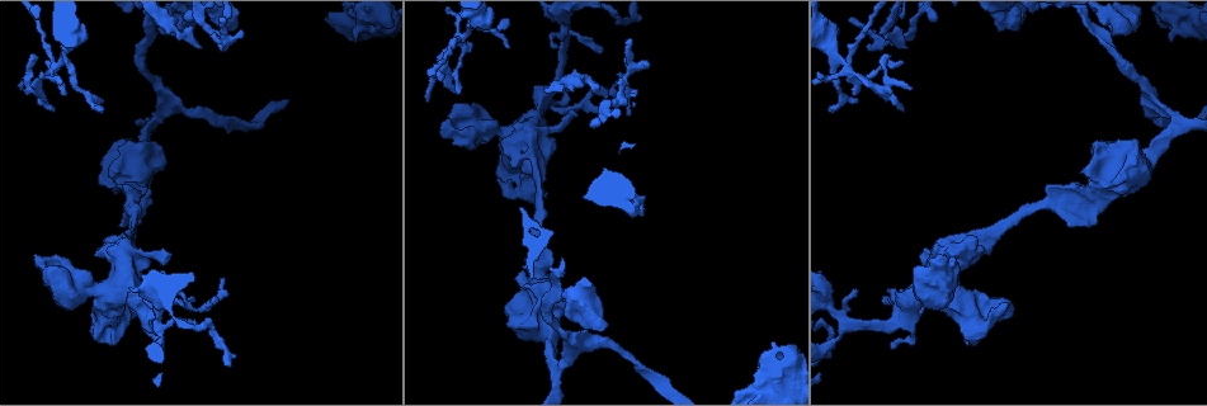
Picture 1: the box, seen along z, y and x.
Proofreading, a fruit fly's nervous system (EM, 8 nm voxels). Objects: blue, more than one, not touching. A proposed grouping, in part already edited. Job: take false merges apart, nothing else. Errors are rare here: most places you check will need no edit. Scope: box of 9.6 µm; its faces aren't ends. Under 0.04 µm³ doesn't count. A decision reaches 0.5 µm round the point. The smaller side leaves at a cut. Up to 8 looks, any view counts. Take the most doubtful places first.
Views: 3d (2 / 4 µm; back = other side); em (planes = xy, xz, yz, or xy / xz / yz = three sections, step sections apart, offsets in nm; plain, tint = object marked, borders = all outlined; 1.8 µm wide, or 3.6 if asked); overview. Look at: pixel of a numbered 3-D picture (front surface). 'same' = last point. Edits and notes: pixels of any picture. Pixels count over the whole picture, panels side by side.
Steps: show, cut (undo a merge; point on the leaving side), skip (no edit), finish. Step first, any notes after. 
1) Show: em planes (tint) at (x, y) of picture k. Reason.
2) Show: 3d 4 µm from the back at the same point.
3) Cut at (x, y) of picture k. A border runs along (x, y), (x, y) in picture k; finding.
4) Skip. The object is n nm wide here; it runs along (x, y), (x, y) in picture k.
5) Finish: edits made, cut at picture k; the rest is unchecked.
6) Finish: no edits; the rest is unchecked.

Show: 3d 2 µm at (843, 323) of picture 1.

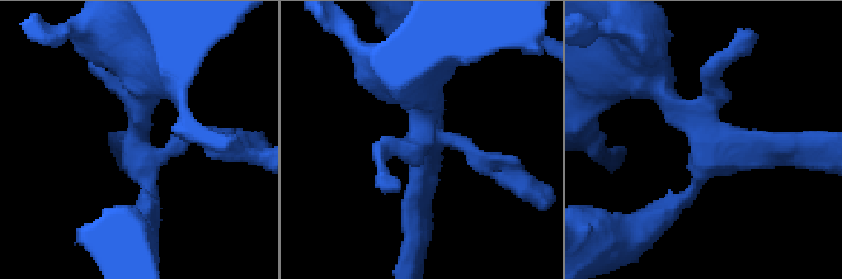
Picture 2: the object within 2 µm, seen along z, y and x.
Show: em planes (tint) at (134, 147) of picture 2. Need the tissue.

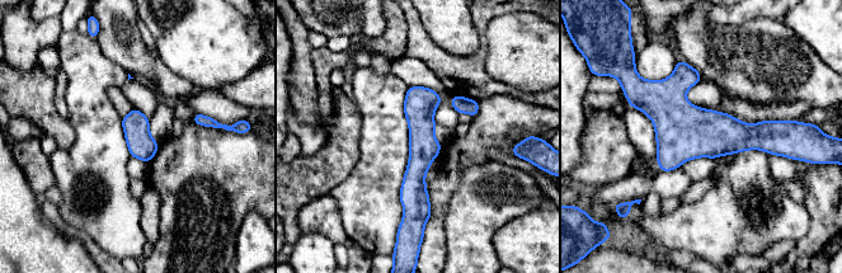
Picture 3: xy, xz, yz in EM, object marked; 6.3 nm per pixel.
Skip. The object is 170 nm wide here; continuous, no second neuron.

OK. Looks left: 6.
Show: em planes (tint) at (55, 67) of picture 1. Calibre changes.

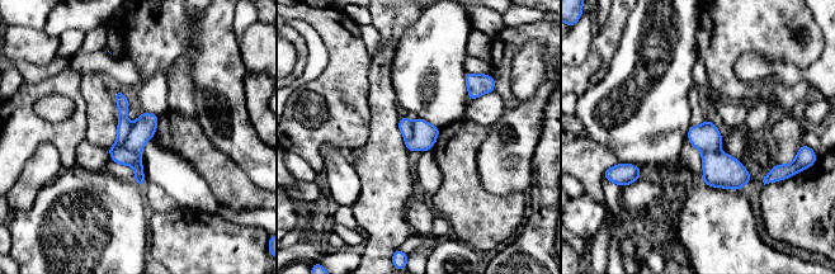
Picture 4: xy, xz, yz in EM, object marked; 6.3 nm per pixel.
Cut at (121, 155) of picture 4. The object is 180 nm wide here; the part that leaves runs along (118, 95), (121, 150), (141, 182) in picture 4; two neurons meet here.

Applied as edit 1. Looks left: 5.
Show: 3d 2 µm at (1010, 21) of picture 1. Calibre changes.

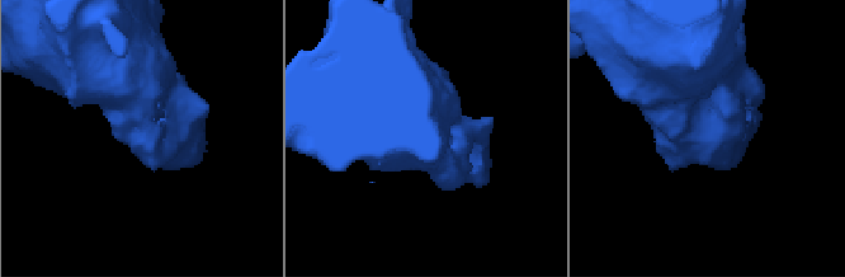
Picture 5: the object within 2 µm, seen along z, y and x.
Show: em yz step 4 (tint) at (144, 127) of picture 5.

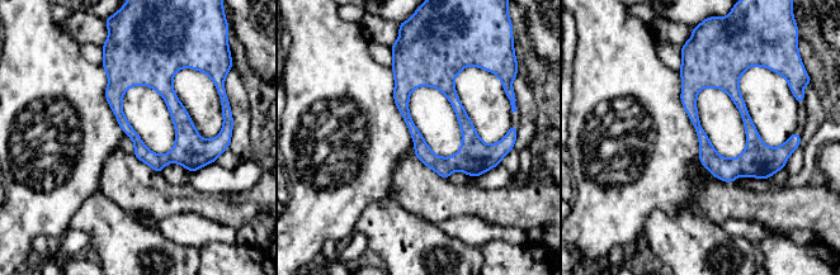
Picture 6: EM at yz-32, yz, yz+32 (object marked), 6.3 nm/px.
Skip. The object is 90 nm wide here; it runs along (698, 60), (734, 91), (765, 175) in picture 6; continuous, no second neuron.

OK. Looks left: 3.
Finish: edits made, cut at picture 4; the rest is unchecked.

